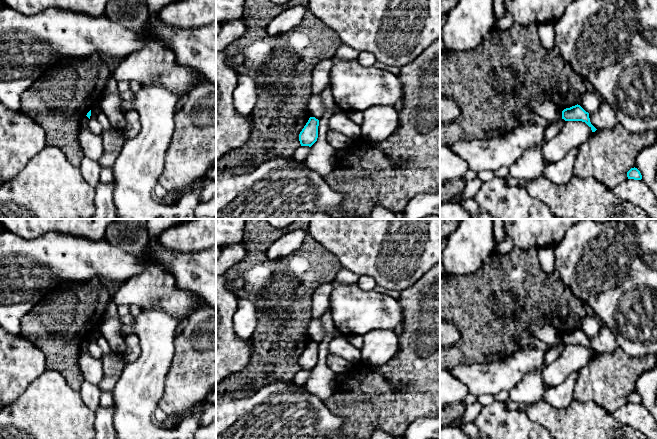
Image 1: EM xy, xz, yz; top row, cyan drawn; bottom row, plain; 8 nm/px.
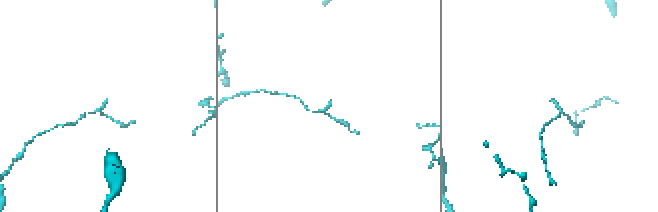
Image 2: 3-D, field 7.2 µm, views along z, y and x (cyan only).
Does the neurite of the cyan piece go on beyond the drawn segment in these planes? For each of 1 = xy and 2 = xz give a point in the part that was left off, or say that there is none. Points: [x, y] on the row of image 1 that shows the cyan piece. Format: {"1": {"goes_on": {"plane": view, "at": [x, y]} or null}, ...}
{"1": {"goes_on": null}, "2": {"goes_on": null}}

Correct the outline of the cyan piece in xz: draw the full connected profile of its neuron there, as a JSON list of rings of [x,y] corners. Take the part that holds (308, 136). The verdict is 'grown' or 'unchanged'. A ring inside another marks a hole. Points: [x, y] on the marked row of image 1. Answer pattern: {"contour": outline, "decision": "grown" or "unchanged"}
{"contour": [[[310,117],[304,128],[299,134],[301,146],[311,147],[318,138],[319,120],[315,117]]], "decision": "unchanged"}

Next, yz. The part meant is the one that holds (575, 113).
{"contour": [[[578,104],[564,109],[562,111],[562,119],[565,121],[582,121],[591,128],[592,132],[597,130],[590,122],[589,113]]], "decision": "unchanged"}

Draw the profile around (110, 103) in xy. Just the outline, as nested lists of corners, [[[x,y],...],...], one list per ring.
[[[103,90],[96,106],[108,117],[112,128],[123,131],[126,127],[125,113],[121,106],[124,100],[120,93]]]

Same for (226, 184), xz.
[[[273,157],[249,174],[216,173],[216,219],[335,219],[333,213],[344,204],[345,196],[333,190],[323,174],[309,170],[292,157]]]

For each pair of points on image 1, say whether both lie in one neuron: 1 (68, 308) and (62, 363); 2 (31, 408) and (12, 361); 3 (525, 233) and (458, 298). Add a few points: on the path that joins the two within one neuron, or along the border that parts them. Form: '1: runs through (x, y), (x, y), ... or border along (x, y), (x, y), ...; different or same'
1: runs through (63, 322), (62, 349); same
2: border along (41, 375), (10, 405); different
3: border along (515, 247), (521, 250), (537, 248); different

